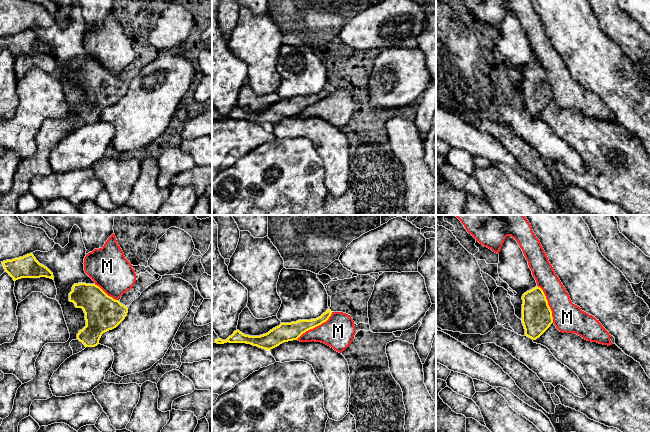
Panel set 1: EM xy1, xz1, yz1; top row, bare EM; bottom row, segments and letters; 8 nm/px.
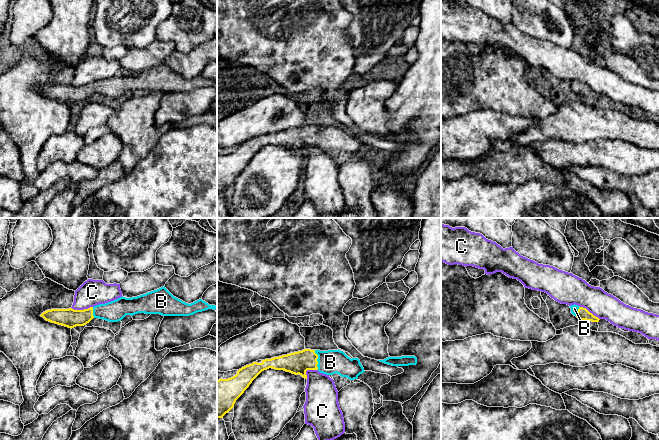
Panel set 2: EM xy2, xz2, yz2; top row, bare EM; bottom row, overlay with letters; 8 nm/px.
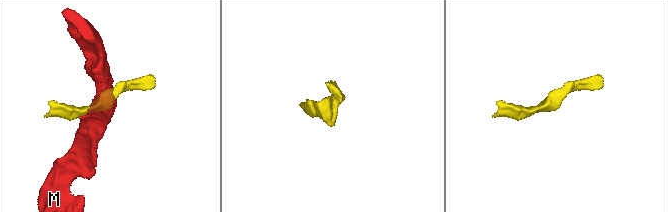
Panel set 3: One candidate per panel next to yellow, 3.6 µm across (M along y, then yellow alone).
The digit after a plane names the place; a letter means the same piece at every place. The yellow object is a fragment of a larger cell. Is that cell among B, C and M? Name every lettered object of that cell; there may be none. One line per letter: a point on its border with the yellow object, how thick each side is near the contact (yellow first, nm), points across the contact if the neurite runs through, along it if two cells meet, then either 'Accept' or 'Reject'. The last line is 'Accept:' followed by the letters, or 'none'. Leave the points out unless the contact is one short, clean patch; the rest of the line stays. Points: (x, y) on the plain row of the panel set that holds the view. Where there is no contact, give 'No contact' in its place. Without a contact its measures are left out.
B: Touches yellow at xz2 (316, 136). Thickness 180 nm (yellow) against 190 nm. Path across: xz2 (299, 138), (303, 136), (316, 136), (330, 138). Accept
C: Touches yellow at xy2 (81, 86). Thickness 150 nm (yellow) against 200 nm. Boundary: xy2 (92, 82), (86, 85), (71, 84). Reject
M: Touches yellow at xz1 (315, 102). Thickness 150 nm (yellow) against 260 nm. Reject
Accept: B

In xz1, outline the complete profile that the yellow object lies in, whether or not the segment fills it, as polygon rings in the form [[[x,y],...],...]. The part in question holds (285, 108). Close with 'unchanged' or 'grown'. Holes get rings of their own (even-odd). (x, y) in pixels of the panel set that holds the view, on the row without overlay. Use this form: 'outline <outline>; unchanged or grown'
outline [[[328,85],[325,89],[316,95],[298,96],[291,99],[281,99],[279,102],[273,104],[268,109],[260,112],[249,112],[243,110],[239,106],[236,106],[226,116],[222,116],[212,105],[212,118],[217,120],[224,120],[227,118],[246,119],[270,127],[271,125],[279,122],[284,118],[297,116],[306,107],[326,98],[331,90],[331,86]]]; grown

